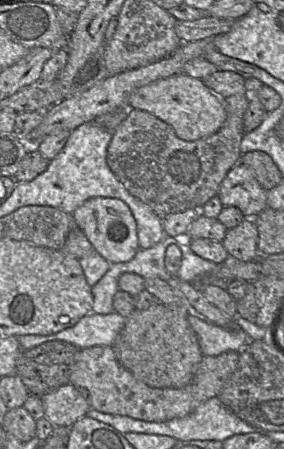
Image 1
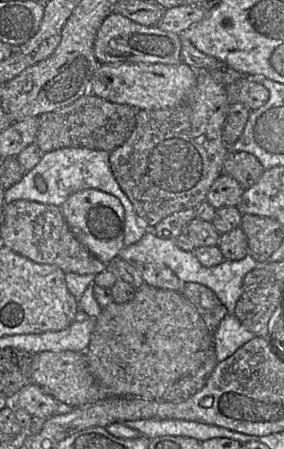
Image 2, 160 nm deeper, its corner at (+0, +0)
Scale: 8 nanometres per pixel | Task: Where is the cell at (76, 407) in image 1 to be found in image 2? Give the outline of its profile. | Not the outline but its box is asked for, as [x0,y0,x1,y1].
[7,383,61,419]

